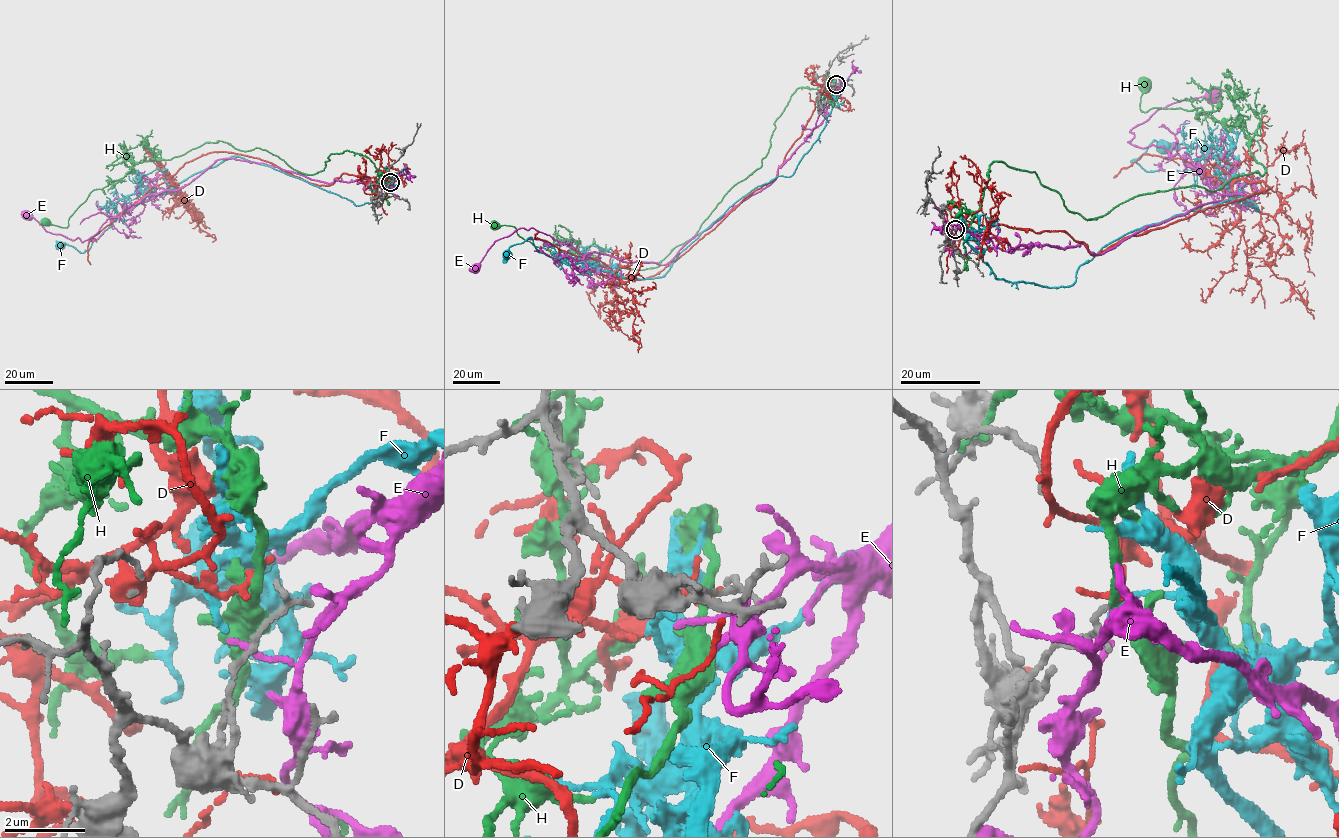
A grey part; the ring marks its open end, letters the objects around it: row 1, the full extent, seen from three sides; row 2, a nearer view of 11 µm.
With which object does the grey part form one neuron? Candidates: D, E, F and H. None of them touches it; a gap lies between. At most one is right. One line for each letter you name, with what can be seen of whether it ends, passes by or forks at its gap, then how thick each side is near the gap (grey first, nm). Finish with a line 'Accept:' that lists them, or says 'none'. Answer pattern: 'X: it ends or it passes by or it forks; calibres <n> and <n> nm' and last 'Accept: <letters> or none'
Accept: none

